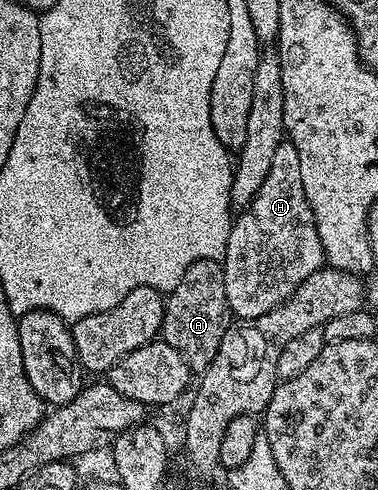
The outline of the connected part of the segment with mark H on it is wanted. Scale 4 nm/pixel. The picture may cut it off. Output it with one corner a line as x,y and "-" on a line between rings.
289,140
276,148
272,168
268,168
260,192
239,214
242,215
233,219
226,257
221,263
231,315
245,320
264,316
264,312
272,312
272,308
287,302
312,272
323,269
326,261
314,213
300,180
300,156

